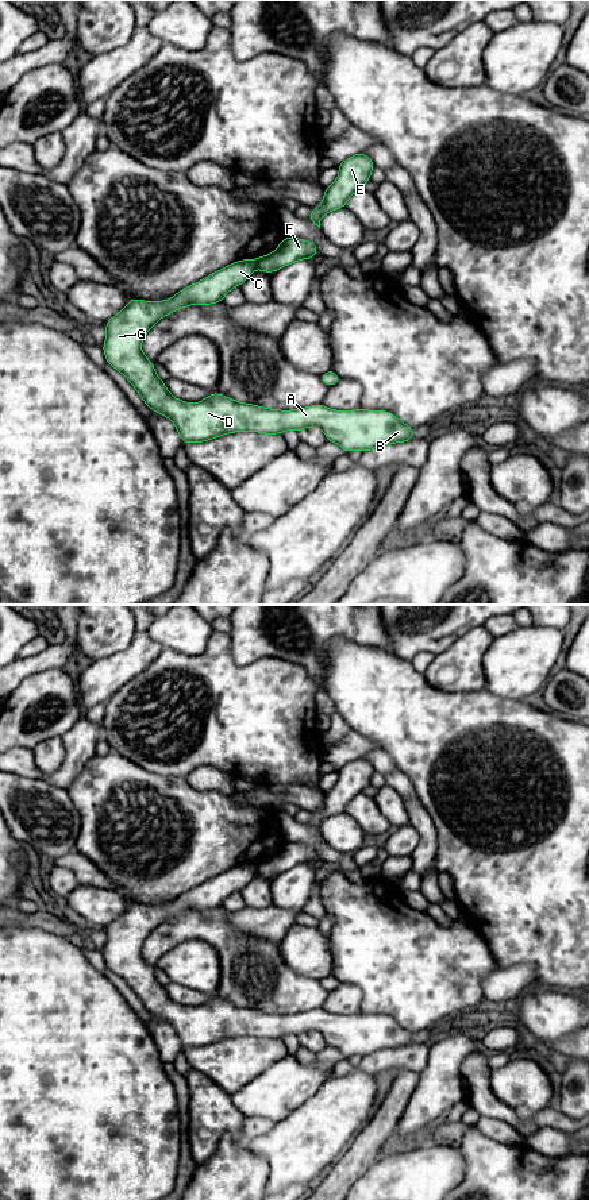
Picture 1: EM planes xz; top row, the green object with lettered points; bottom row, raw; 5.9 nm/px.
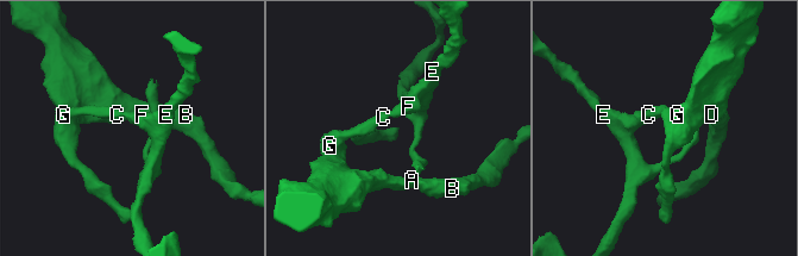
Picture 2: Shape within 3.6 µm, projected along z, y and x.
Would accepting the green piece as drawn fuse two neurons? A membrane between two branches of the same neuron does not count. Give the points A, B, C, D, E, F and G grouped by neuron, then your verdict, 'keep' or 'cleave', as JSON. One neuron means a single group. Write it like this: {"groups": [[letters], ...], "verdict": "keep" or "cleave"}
{"groups": [["A", "B", "C", "D", "G"], ["E", "F"]], "verdict": "cleave"}

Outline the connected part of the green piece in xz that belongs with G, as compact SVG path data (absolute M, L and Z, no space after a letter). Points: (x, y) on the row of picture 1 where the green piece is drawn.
M243 259L209 274L204 279L184 288L172 298L165 301L140 301L131 298L130 302L112 319L107 320L107 339L103 351L108 364L120 371L135 390L140 394L146 405L170 418L177 428L182 444L208 441L232 432L261 432L280 435L282 431L303 431L307 427L319 427L328 441L339 444L346 452L370 451L393 443L412 440L413 429L400 421L393 413L386 410L334 410L323 404L311 405L294 410L278 410L258 405L243 404L230 397L213 391L199 404L188 404L174 398L166 389L165 382L155 374L154 362L150 362L142 352L145 335L166 315L181 310L186 305L211 305L223 301L223 297L235 286L242 283L257 269L253 259Z

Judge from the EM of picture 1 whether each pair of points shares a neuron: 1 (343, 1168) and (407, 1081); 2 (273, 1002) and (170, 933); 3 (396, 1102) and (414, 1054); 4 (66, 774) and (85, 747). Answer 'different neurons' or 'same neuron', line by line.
1: same neuron
2: same neuron
3: different neurons
4: same neuron

